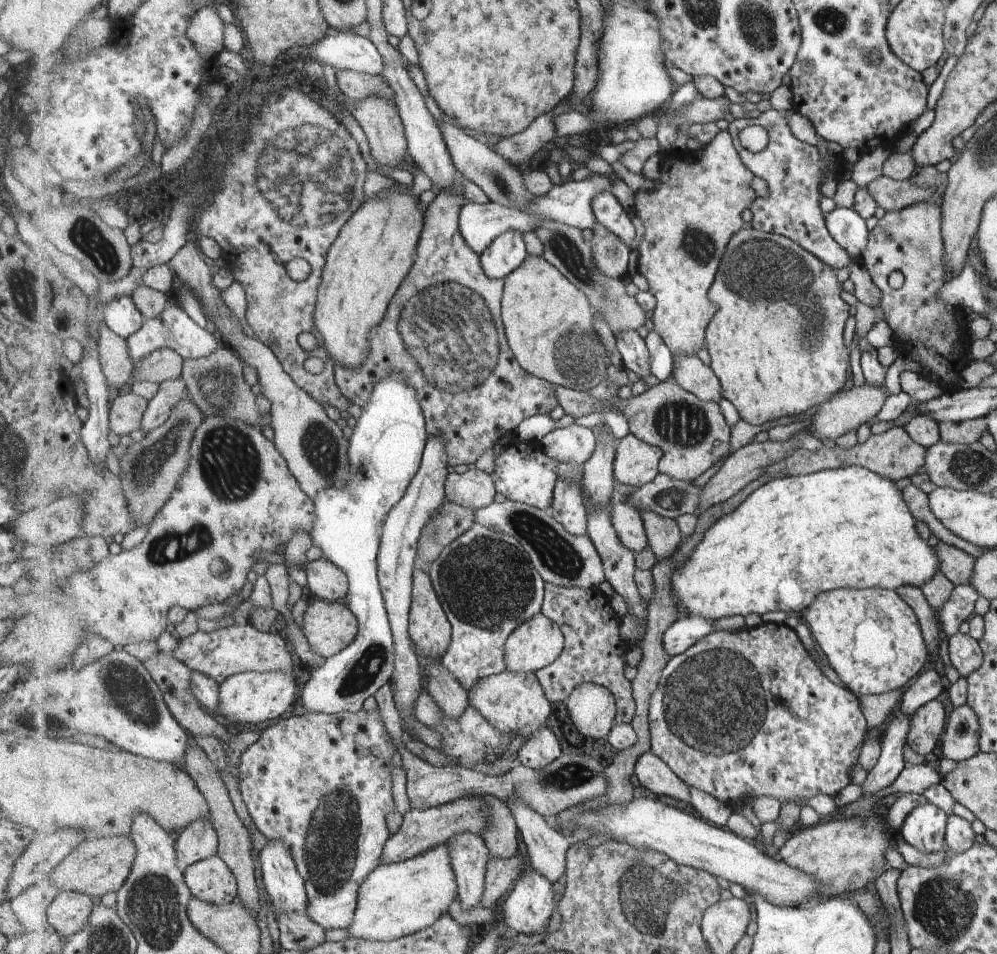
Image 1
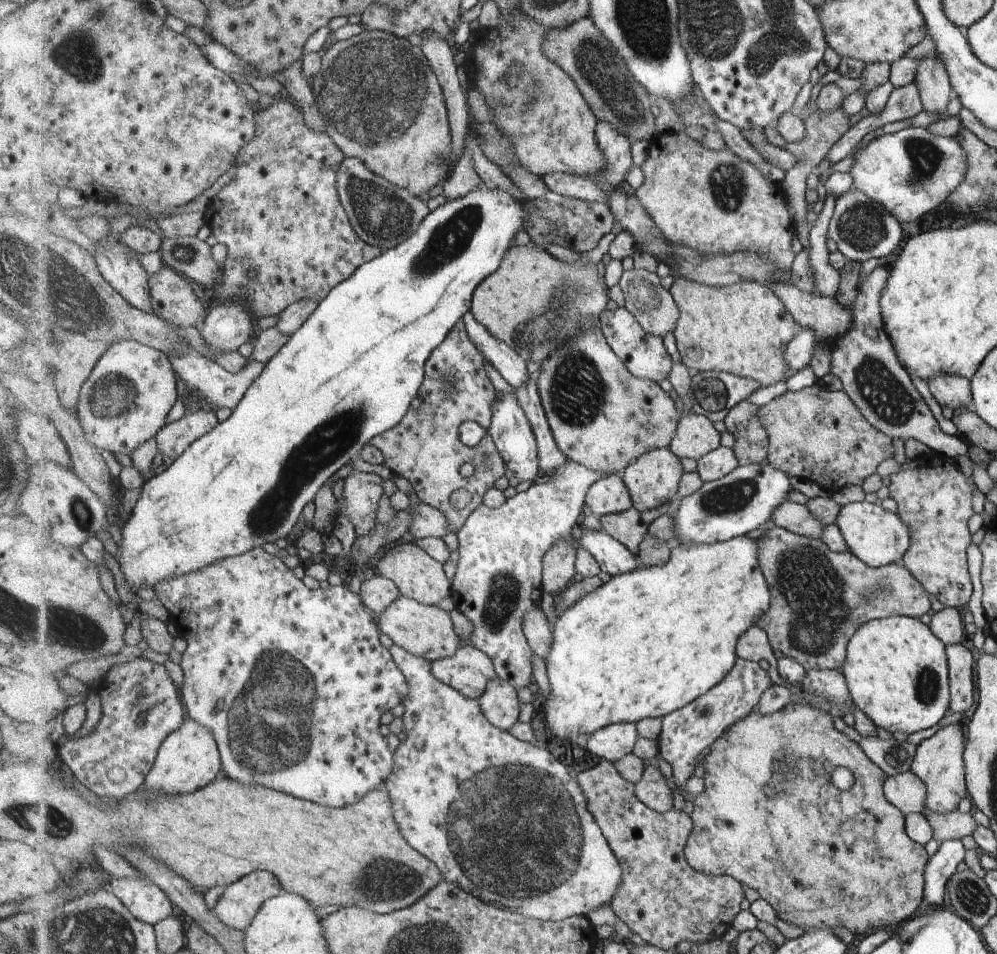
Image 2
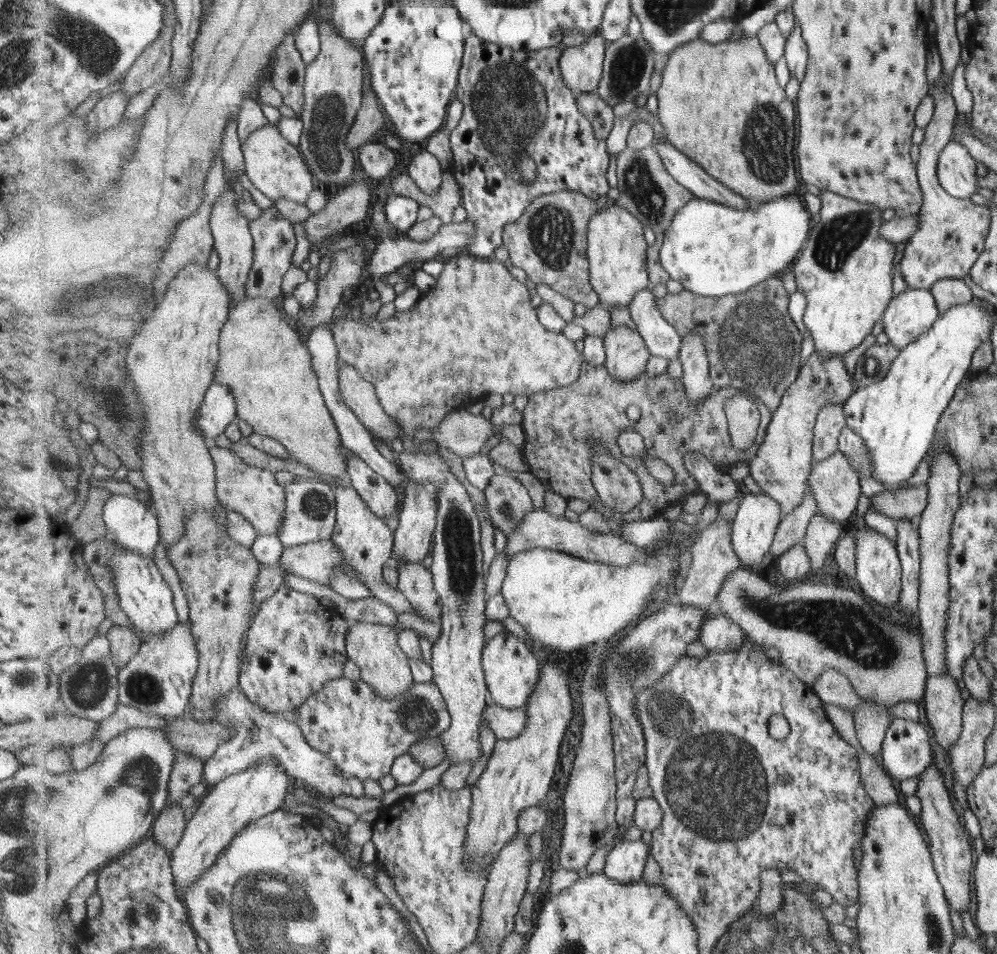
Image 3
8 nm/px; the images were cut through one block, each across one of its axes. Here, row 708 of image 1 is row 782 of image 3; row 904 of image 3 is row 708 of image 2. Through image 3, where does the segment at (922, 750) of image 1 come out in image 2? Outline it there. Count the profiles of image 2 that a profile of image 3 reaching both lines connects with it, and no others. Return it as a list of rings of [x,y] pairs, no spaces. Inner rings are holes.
[[[961,643],[947,645],[949,667],[949,712],[969,710],[973,704],[973,656]]]

